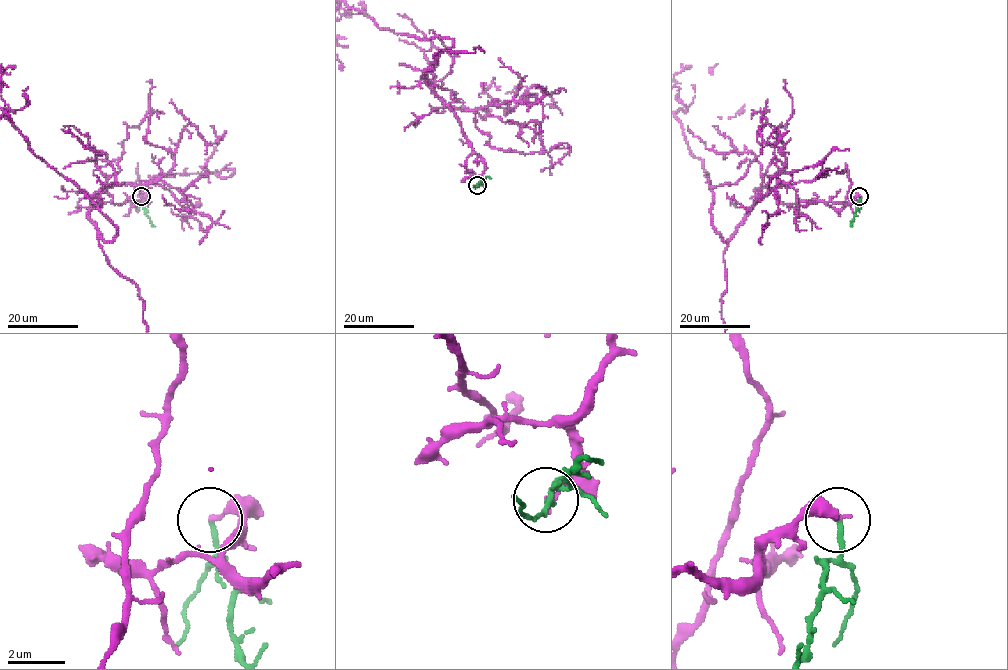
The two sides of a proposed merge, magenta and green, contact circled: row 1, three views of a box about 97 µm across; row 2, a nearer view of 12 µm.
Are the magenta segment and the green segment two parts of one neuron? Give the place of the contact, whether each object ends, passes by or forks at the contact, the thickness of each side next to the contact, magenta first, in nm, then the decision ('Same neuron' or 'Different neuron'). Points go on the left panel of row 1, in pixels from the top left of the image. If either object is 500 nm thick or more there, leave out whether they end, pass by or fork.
Place: (141, 196). At the ring magenta ends. At the ring green ends. Thickness 150 nm (magenta) against 170 nm. Different neuron

